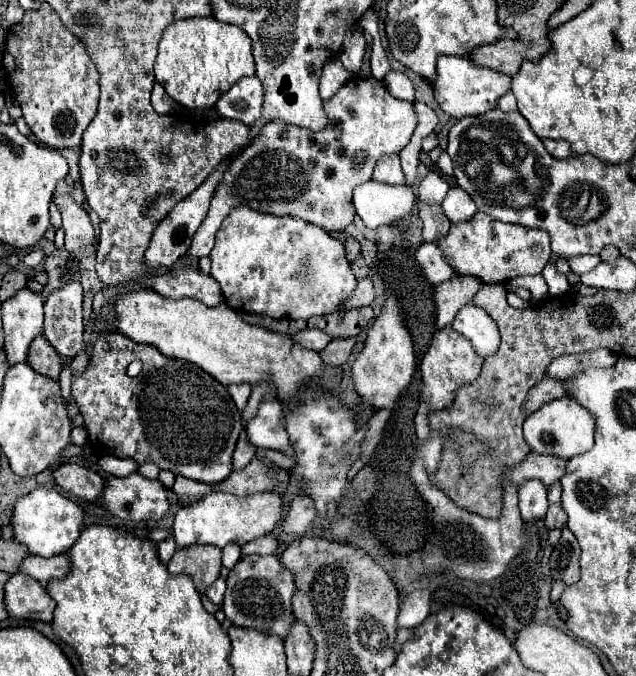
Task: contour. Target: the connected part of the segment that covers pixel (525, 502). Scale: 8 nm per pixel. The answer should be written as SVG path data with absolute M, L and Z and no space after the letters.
M530 480L522 484L518 490L518 502L520 502L520 514L524 522L544 520L548 510L548 500L546 500L546 488L542 486L542 482Z

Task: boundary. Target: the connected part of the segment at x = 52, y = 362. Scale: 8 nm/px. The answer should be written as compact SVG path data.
M42 334L32 340L32 344L28 348L26 362L36 372L42 372L42 374L46 374L50 378L58 378L58 374L62 370L62 358L58 356L58 352L54 352L50 342Z

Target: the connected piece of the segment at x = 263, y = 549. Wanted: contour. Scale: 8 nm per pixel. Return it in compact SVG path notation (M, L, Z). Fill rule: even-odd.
M262 536L258 540L252 540L248 544L242 546L242 556L250 556L250 554L274 554L278 548L278 540L274 536Z

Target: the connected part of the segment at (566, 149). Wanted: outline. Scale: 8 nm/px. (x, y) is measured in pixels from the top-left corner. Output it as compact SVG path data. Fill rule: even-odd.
M544 140L544 146L546 150L554 156L554 158L568 158L572 152L570 152L570 144L562 142L562 140Z

